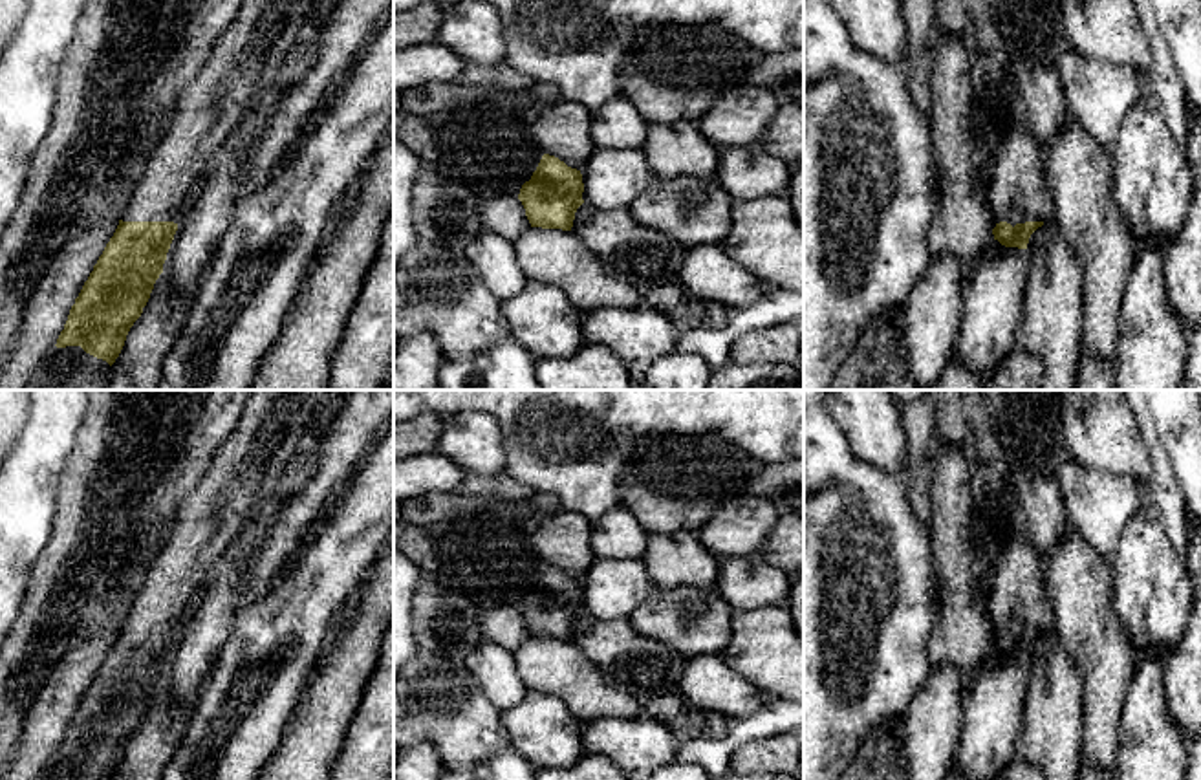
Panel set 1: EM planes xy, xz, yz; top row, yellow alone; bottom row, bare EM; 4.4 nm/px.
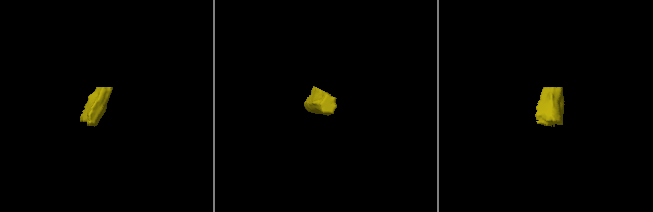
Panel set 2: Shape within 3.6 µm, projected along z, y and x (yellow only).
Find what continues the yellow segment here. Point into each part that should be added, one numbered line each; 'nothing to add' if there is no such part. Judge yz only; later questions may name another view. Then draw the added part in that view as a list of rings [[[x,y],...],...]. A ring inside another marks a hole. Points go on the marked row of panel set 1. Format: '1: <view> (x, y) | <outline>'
1: yz (1017, 193) | [[[1022,117],[1000,141],[990,163],[987,200],[992,229],[1000,222],[1012,227],[1025,222],[1051,222],[1053,198],[1045,185],[1044,150]]]

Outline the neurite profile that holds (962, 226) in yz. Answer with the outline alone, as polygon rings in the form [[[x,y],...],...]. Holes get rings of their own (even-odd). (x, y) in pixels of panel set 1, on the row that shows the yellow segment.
[[[941,35],[930,70],[932,152],[939,181],[928,253],[952,255],[961,265],[963,286],[994,242],[987,200],[990,163],[976,128],[972,57],[972,40]]]

